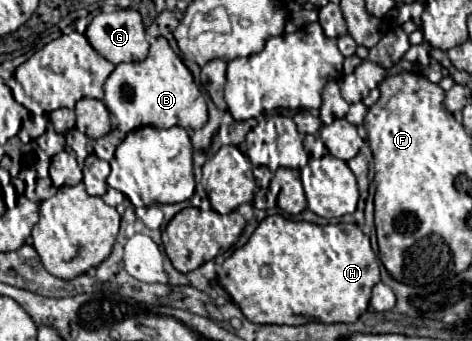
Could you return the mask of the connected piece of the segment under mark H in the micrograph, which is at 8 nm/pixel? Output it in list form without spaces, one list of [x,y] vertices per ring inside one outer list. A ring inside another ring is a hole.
[[[280,215],[262,219],[248,243],[224,261],[218,275],[244,317],[260,325],[282,325],[288,315],[314,317],[322,323],[354,323],[368,309],[370,291],[380,280],[378,255],[358,225],[316,225],[280,219]],[[262,265],[268,265],[272,275],[262,277]]]

